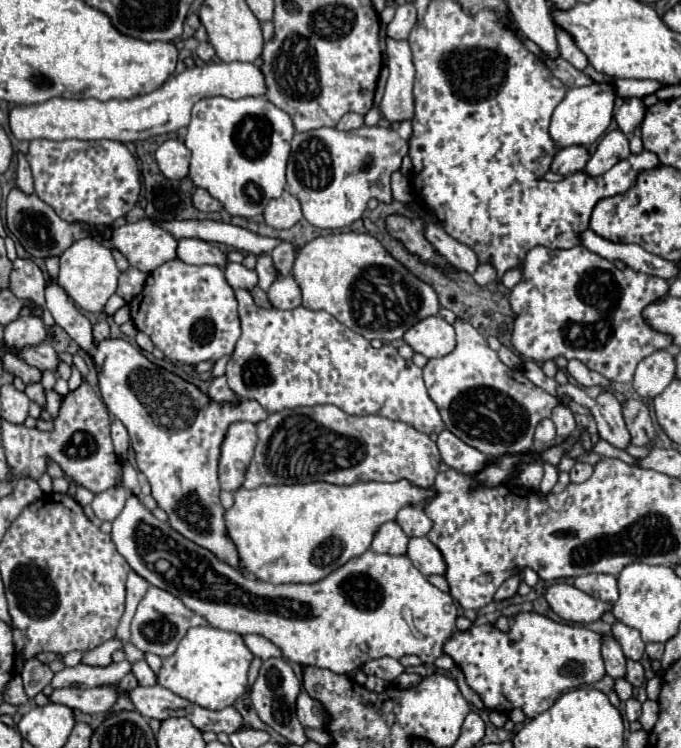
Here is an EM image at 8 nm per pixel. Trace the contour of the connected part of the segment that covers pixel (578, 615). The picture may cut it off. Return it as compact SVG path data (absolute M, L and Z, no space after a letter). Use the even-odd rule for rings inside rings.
M567 583L547 587L545 599L561 619L571 623L595 623L603 617L603 613L613 609L611 603L591 597Z

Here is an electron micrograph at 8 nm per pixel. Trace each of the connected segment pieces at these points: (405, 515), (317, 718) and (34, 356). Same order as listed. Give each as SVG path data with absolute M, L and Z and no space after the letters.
M403 507L397 515L397 523L401 525L401 529L405 531L407 537L425 537L431 527L433 527L433 521L425 515L425 511L421 507Z
M305 691L299 693L297 697L297 717L303 727L309 729L325 729L325 717L323 717L323 707L311 699Z
M41 343L41 345L35 345L35 347L25 347L23 351L19 351L19 355L29 365L33 365L41 371L55 371L57 365L59 365L59 355L49 343Z

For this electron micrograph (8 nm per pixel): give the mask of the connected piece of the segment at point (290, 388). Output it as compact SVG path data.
M237 289L235 297L239 301L243 333L227 363L225 377L229 387L239 397L259 401L269 413L291 407L331 403L349 415L381 415L403 421L423 433L441 433L445 429L439 411L425 389L421 369L413 361L403 359L395 347L383 345L381 349L373 349L365 337L339 323L327 311L311 311L305 307L297 307L293 311L281 311L273 307L261 309L245 289Z

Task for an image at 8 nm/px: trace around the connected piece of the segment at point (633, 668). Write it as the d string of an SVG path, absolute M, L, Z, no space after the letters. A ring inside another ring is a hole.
M627 661L627 677L625 677L633 687L641 687L645 685L645 671L641 667L639 661Z

